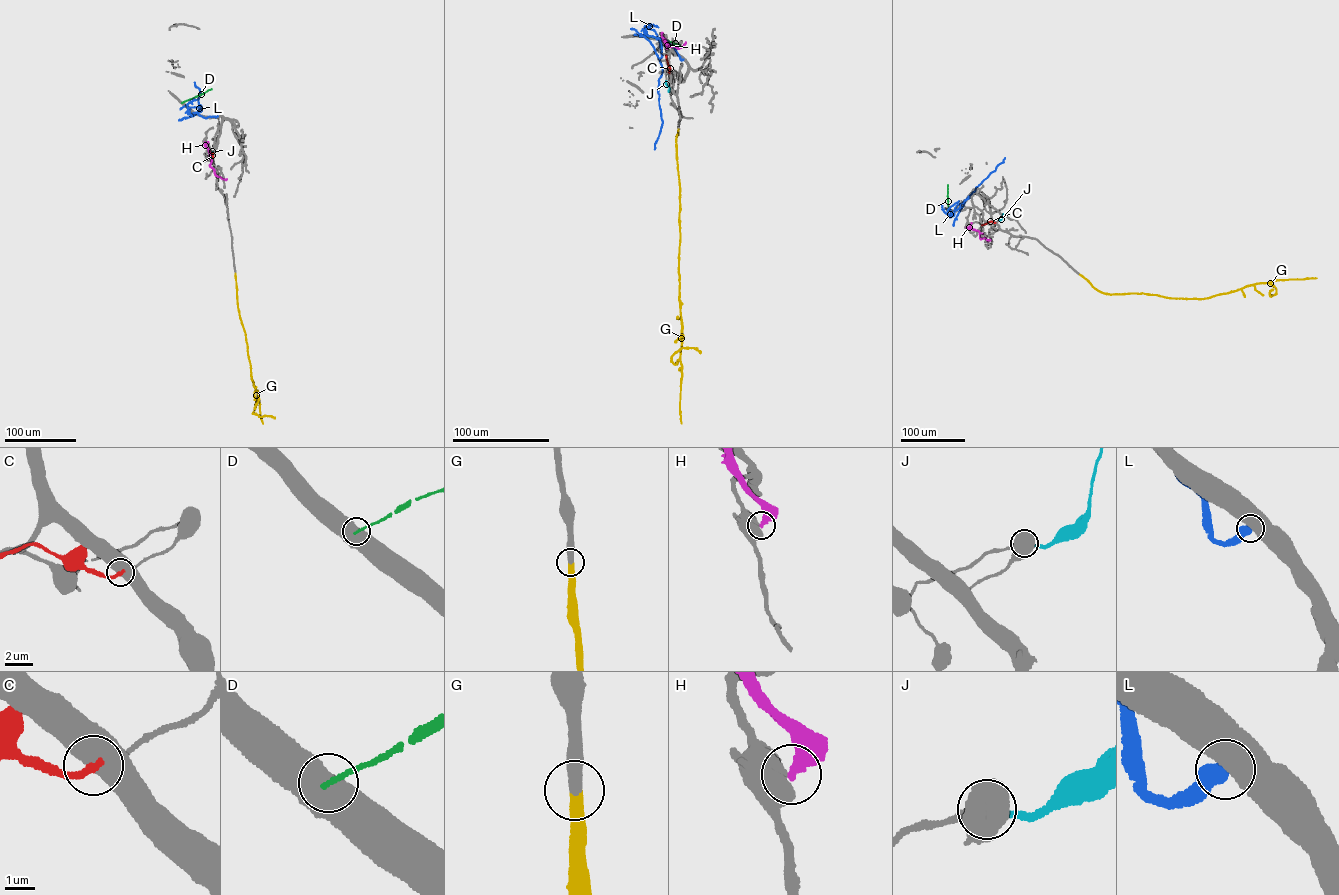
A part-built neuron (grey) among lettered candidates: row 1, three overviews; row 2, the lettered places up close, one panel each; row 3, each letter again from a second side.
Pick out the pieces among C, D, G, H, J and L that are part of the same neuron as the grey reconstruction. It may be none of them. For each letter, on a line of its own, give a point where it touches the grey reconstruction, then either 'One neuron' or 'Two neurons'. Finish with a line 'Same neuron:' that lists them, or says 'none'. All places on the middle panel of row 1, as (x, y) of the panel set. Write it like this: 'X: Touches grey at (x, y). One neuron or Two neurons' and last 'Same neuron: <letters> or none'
C: Touches grey at (669, 73). Two neurons
D: Touches grey at (638, 35). Two neurons
G: Touches grey at (678, 129). One neuron
H: Touches grey at (665, 44). Two neurons
J: Touches grey at (666, 80). One neuron
L: Touches grey at (683, 59). Two neurons
Same neuron: G, J

